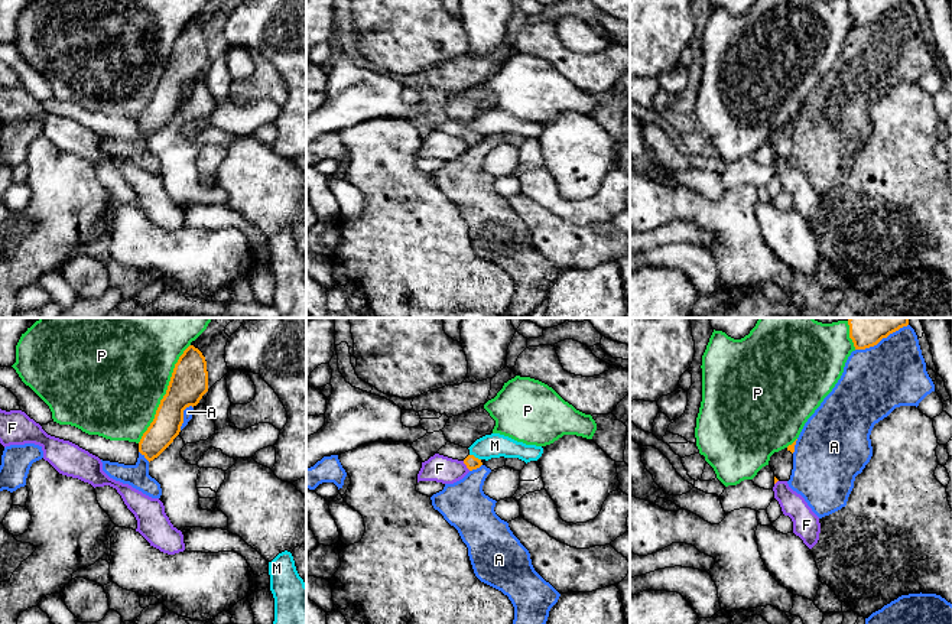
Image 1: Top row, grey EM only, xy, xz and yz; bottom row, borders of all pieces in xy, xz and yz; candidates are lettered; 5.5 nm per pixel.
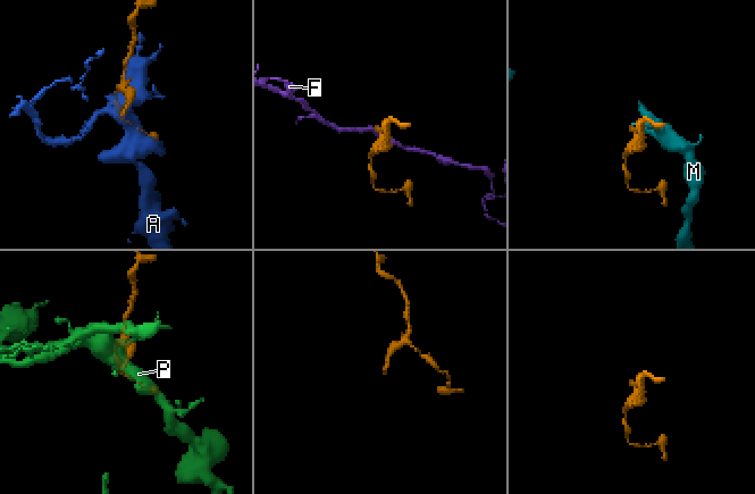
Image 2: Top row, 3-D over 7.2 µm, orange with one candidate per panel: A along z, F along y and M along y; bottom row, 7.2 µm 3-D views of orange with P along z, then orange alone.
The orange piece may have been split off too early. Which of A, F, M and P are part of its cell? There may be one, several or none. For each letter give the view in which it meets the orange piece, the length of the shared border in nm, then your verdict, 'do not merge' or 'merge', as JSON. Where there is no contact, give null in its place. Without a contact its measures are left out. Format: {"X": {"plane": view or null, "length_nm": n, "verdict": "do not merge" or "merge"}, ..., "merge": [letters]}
{"A": {"plane": "xy", "length_nm": 160, "verdict": "do not merge"}, "F": {"plane": "xz", "length_nm": 70, "verdict": "do not merge"}, "M": {"plane": "xz", "length_nm": 70, "verdict": "do not merge"}, "P": {"plane": "xy", "length_nm": 600, "verdict": "do not merge"}, "merge": []}

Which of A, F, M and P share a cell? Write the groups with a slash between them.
A / F / M / P

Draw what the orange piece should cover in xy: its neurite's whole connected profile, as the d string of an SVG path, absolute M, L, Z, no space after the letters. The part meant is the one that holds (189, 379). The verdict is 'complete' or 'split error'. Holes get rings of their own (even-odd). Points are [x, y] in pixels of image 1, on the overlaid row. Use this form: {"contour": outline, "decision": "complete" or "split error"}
{"contour": "M189 345L175 364L166 394L155 419L139 442L139 452L150 462L179 435L183 410L196 406L208 391L207 361L202 352Z", "decision": "complete"}

